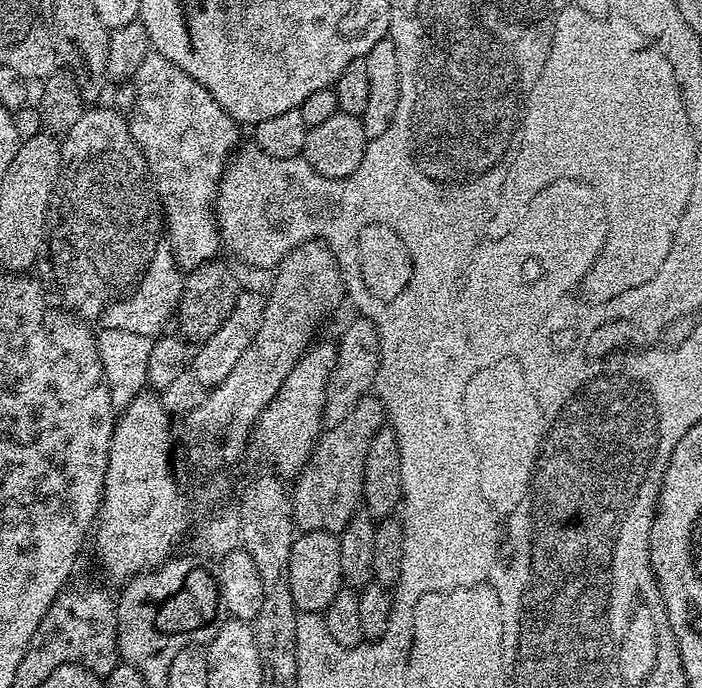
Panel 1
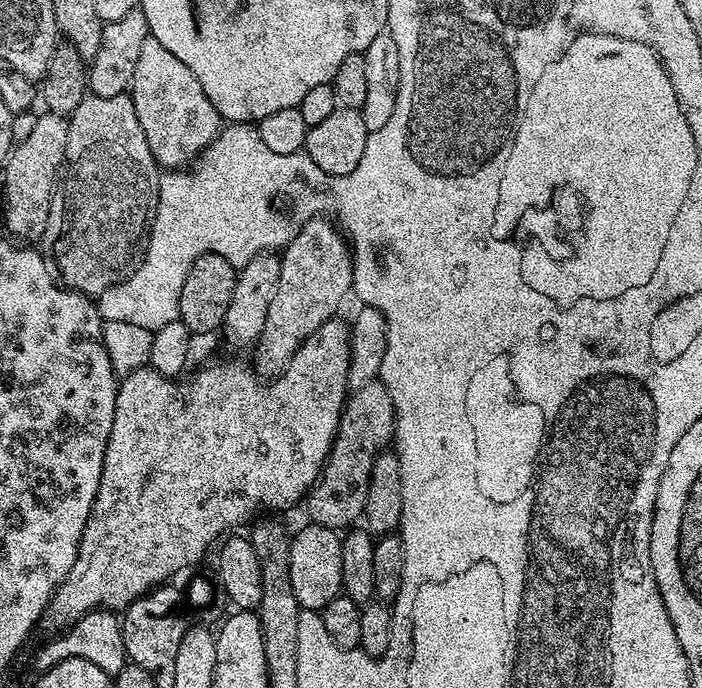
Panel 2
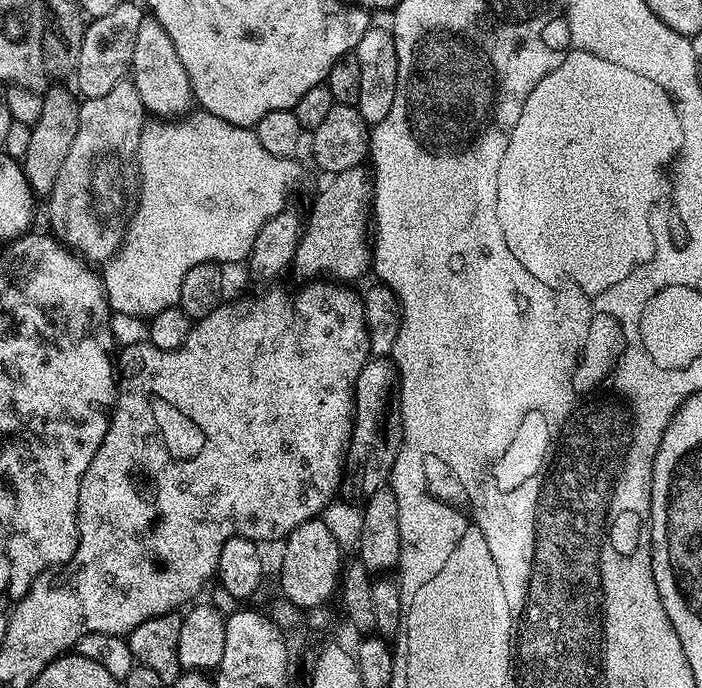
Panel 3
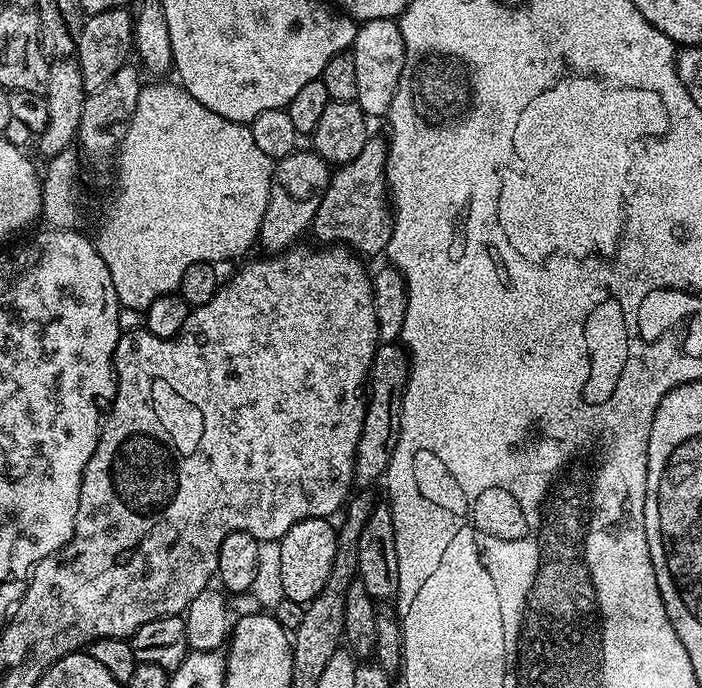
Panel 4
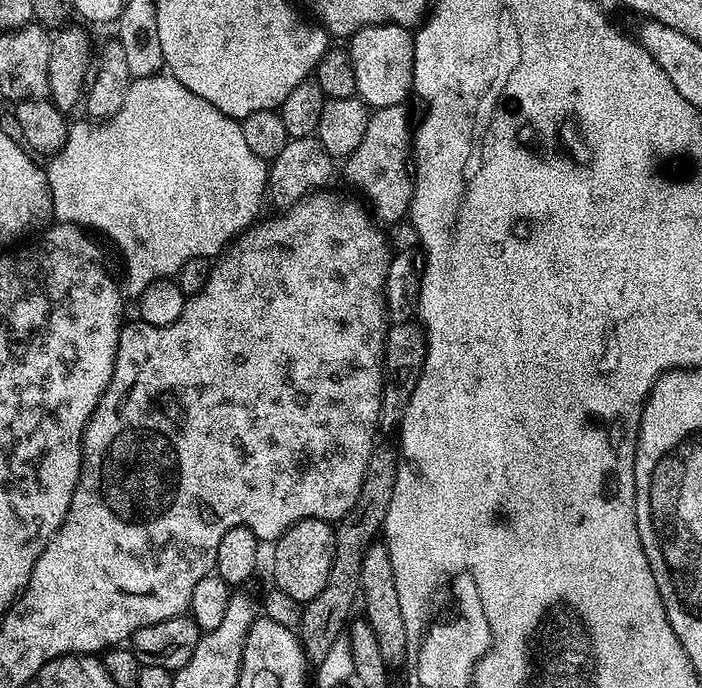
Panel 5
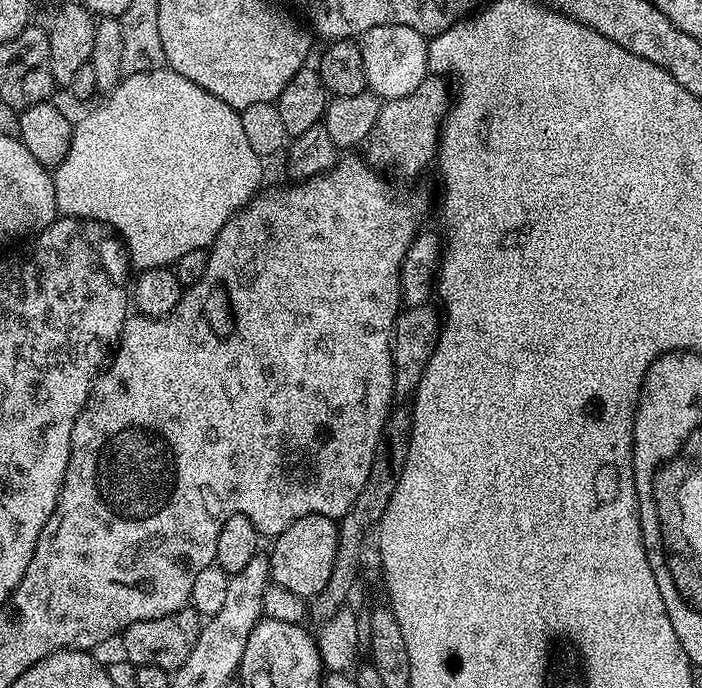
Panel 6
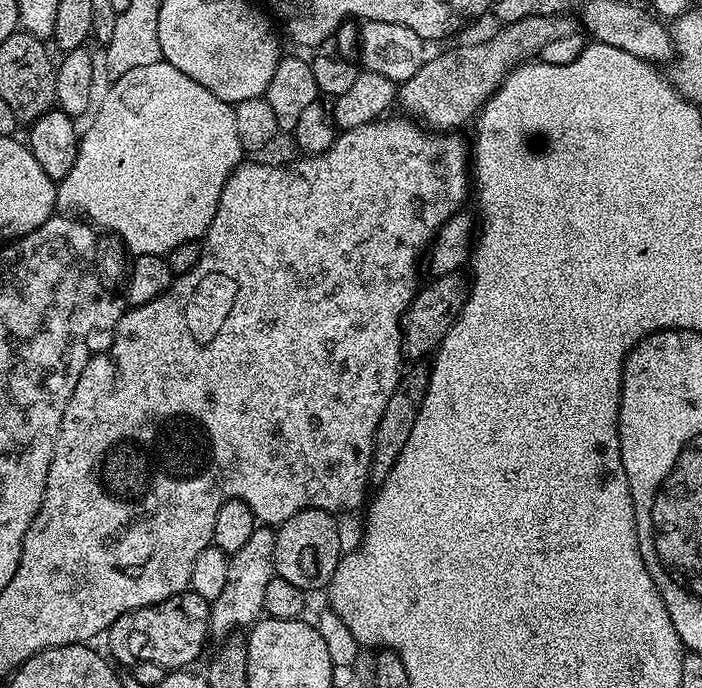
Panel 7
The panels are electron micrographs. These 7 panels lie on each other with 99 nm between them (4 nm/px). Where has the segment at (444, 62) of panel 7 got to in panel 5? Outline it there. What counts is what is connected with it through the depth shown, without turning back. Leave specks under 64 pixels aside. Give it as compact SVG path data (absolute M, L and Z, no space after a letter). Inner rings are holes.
M404 104L375 109L369 115L366 135L358 150L343 161L345 178L372 203L371 211L381 225L396 224L403 216L405 219L412 207L414 176L410 171L410 124L408 128L406 109Z

